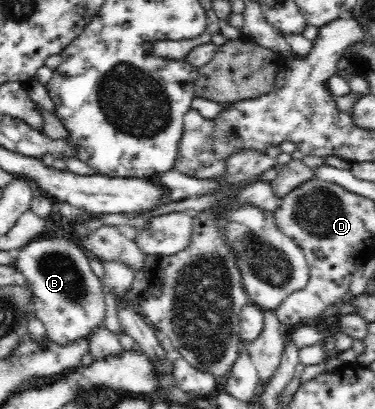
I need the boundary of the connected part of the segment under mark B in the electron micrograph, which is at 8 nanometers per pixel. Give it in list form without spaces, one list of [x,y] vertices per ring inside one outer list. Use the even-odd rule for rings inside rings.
[[[40,237],[18,249],[17,269],[26,277],[33,290],[34,312],[43,323],[48,340],[66,346],[90,336],[100,328],[104,320],[104,292],[102,284],[88,263],[90,256],[74,239]]]

